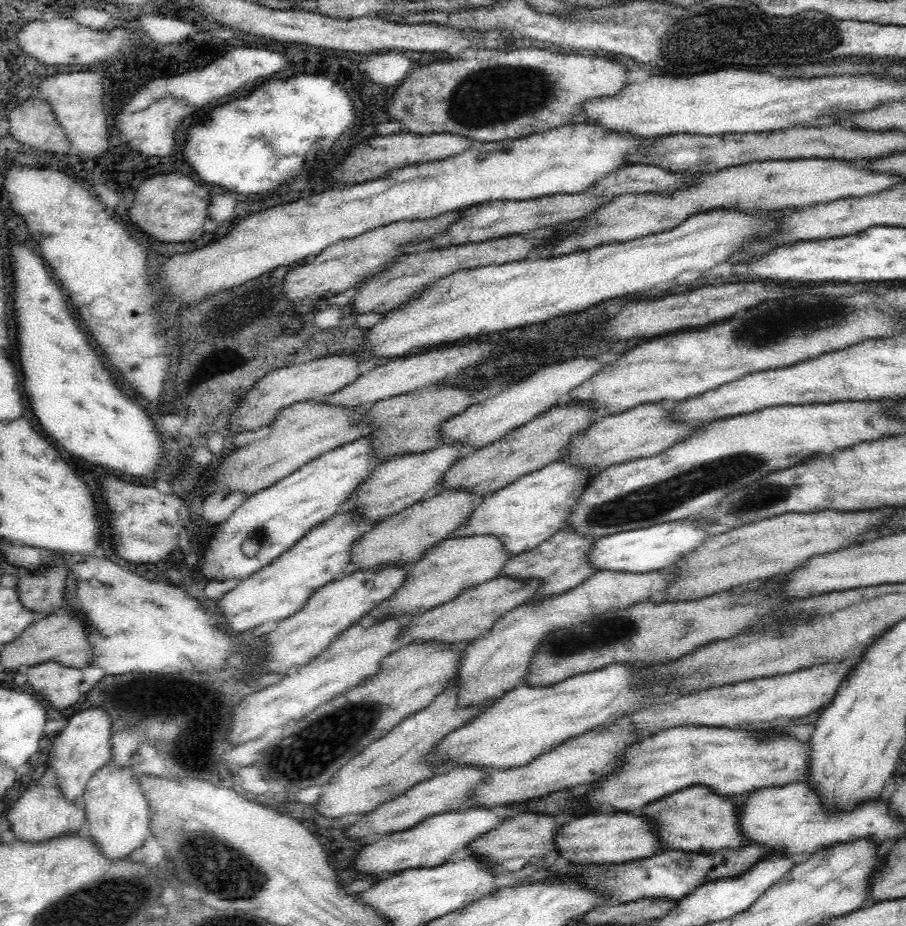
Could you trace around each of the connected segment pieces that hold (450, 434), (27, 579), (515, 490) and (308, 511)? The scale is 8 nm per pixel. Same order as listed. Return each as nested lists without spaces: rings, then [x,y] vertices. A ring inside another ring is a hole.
[[[576,356],[542,365],[531,374],[513,380],[508,390],[483,402],[474,403],[458,416],[452,416],[440,430],[444,442],[462,441],[464,446],[469,444],[481,447],[500,440],[515,428],[530,423],[530,420],[534,420],[534,417],[541,415],[547,409],[565,402],[574,388],[597,376],[598,372],[606,370],[608,364],[614,364],[614,361],[598,361],[596,357]]]
[[[56,559],[36,572],[20,568],[18,576],[18,597],[25,608],[39,616],[56,613],[67,606],[67,583],[70,565],[66,559]]]
[[[564,459],[547,464],[540,470],[518,478],[500,490],[486,494],[472,512],[468,522],[460,526],[454,537],[492,534],[500,537],[510,555],[530,550],[554,536],[568,522],[574,504],[582,498],[590,482],[606,467],[584,467]]]
[[[372,435],[361,436],[325,452],[278,482],[249,495],[223,524],[218,525],[212,537],[202,547],[202,572],[210,580],[214,578],[221,581],[252,576],[263,566],[280,558],[283,552],[304,538],[309,530],[345,509],[354,492],[382,463],[376,457]],[[250,538],[260,544],[258,555],[252,558],[243,556],[240,551],[244,540]]]

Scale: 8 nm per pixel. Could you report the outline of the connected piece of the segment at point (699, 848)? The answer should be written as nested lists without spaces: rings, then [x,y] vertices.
[[[694,785],[682,788],[664,796],[650,806],[644,808],[644,814],[654,818],[662,832],[662,845],[668,850],[687,852],[716,852],[716,850],[742,851],[750,846],[748,839],[740,827],[740,806],[730,795],[722,795],[706,785]]]

